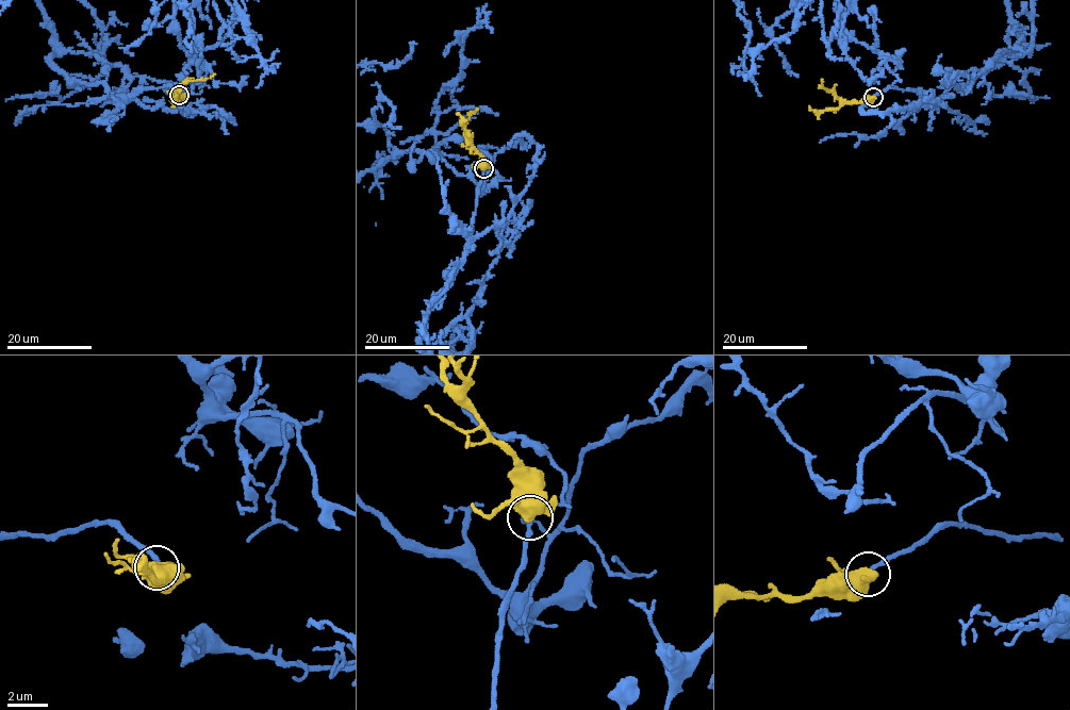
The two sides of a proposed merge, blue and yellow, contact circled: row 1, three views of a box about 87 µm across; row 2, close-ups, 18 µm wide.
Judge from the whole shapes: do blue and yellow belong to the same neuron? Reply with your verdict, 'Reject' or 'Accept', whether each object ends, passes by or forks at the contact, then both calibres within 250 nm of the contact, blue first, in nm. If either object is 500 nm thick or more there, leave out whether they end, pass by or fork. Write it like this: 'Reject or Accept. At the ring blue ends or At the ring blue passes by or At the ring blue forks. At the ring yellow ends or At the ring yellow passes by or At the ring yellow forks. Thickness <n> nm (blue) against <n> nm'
Accept. Thickness 190 nm (blue) against 550 nm

